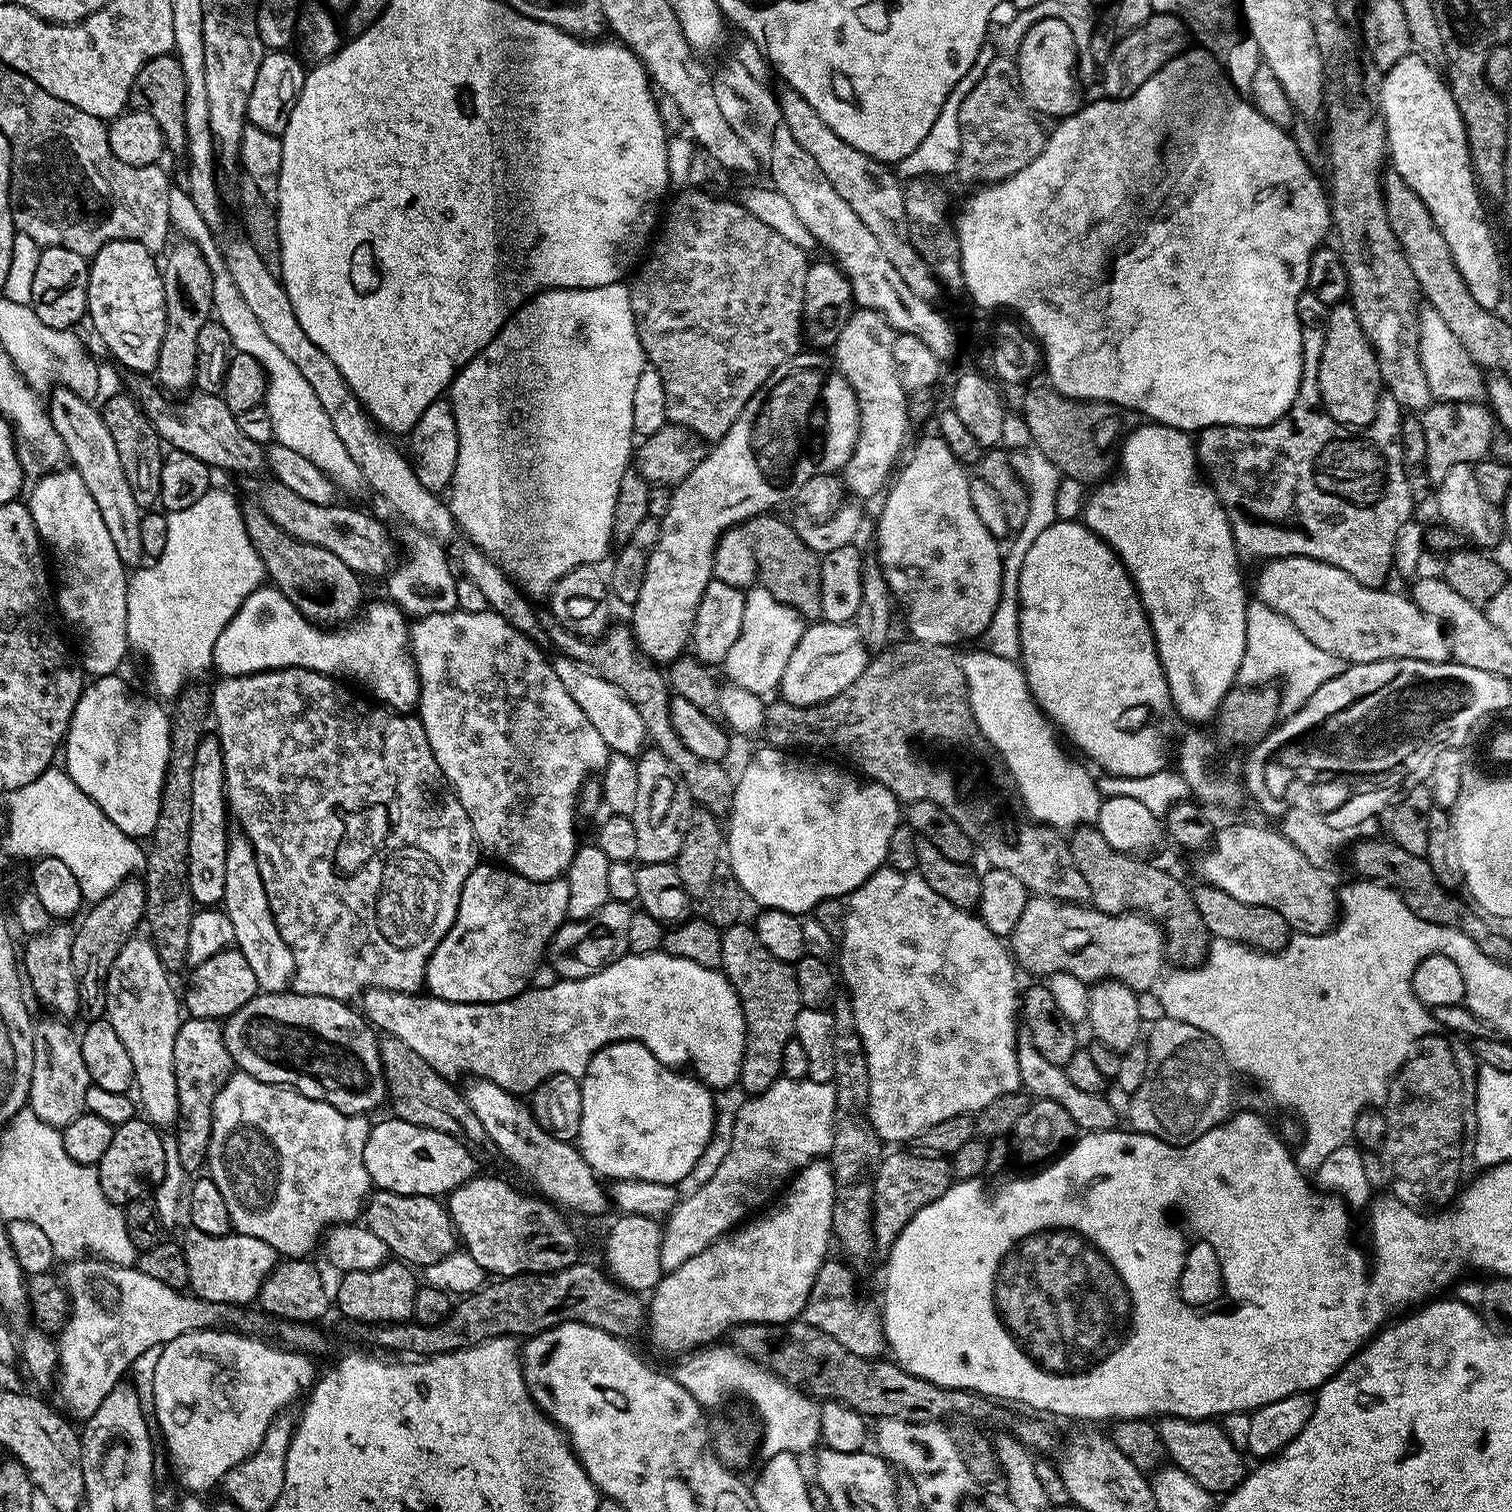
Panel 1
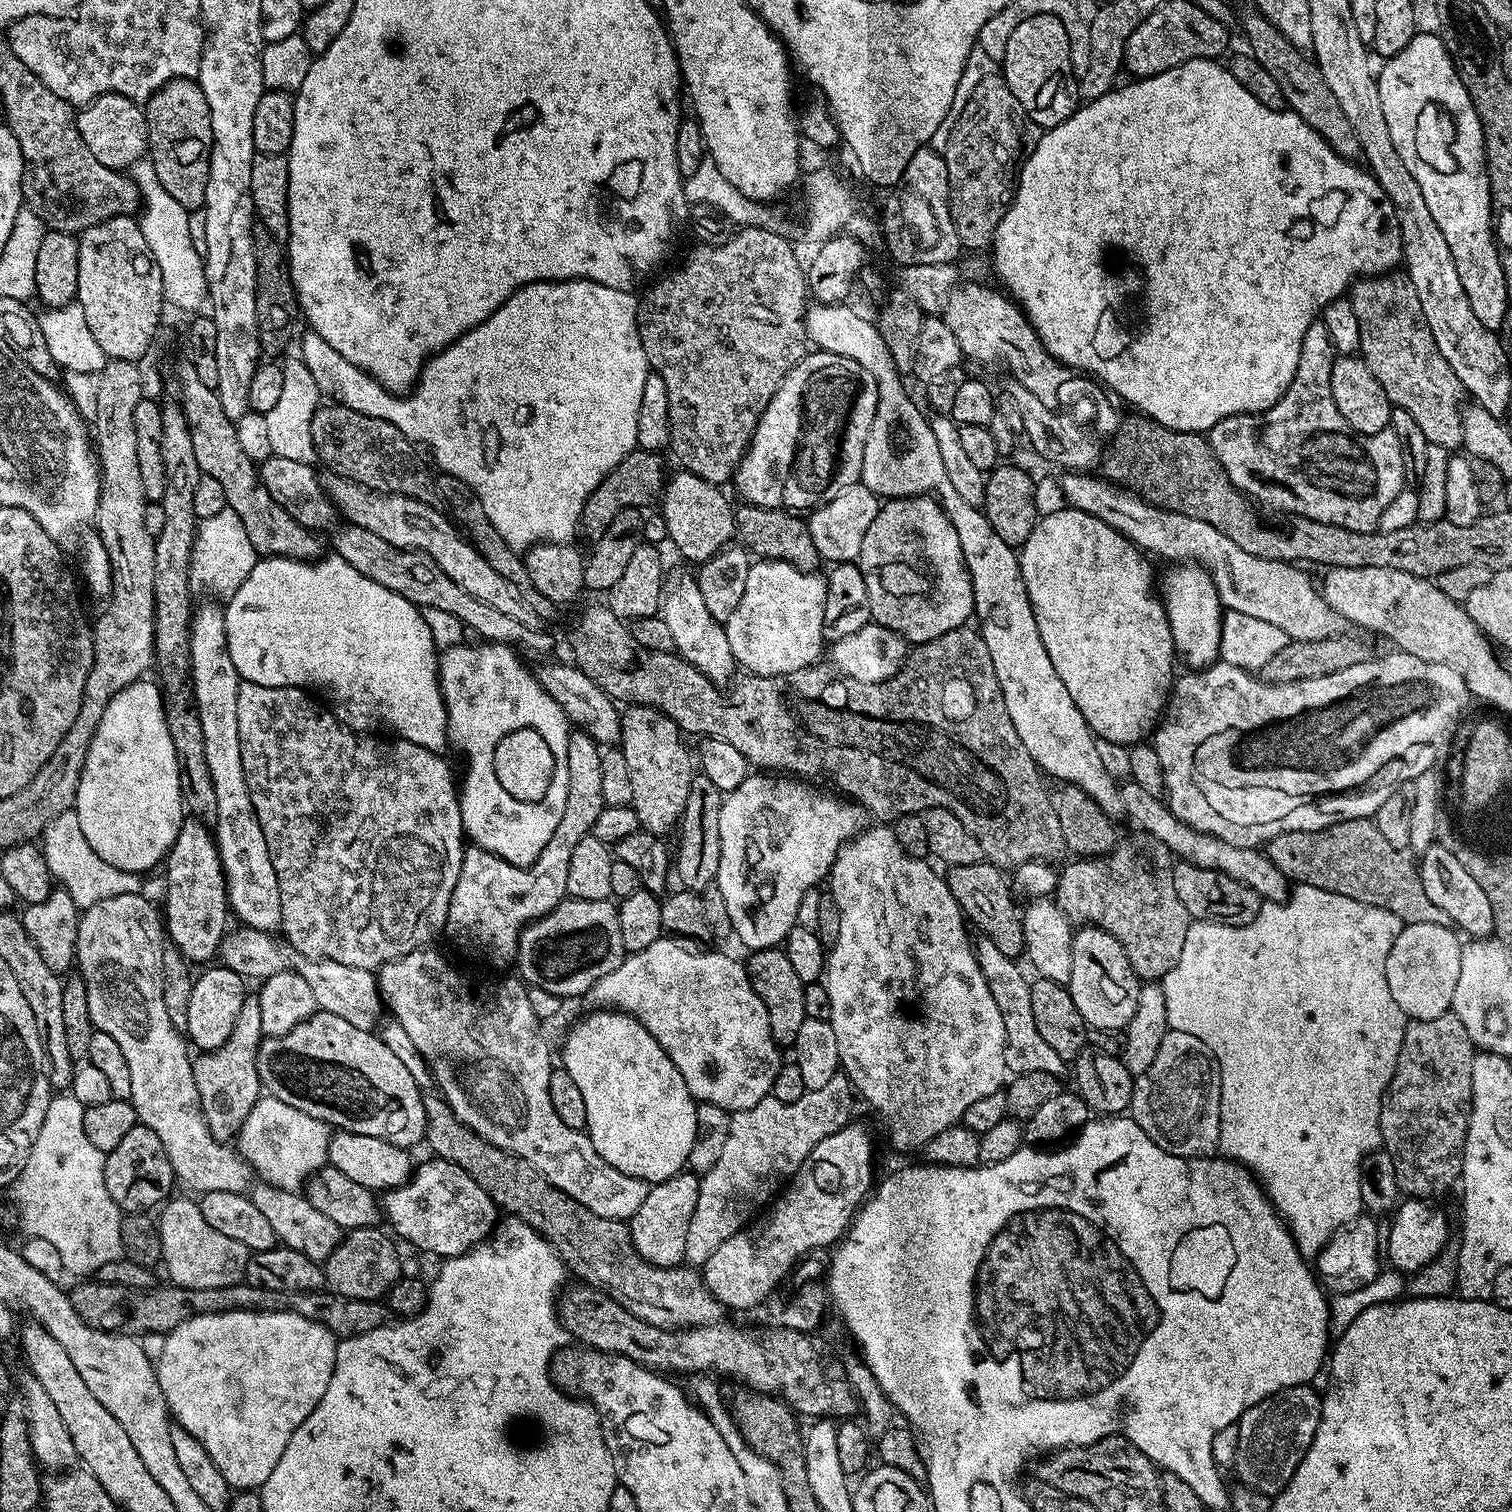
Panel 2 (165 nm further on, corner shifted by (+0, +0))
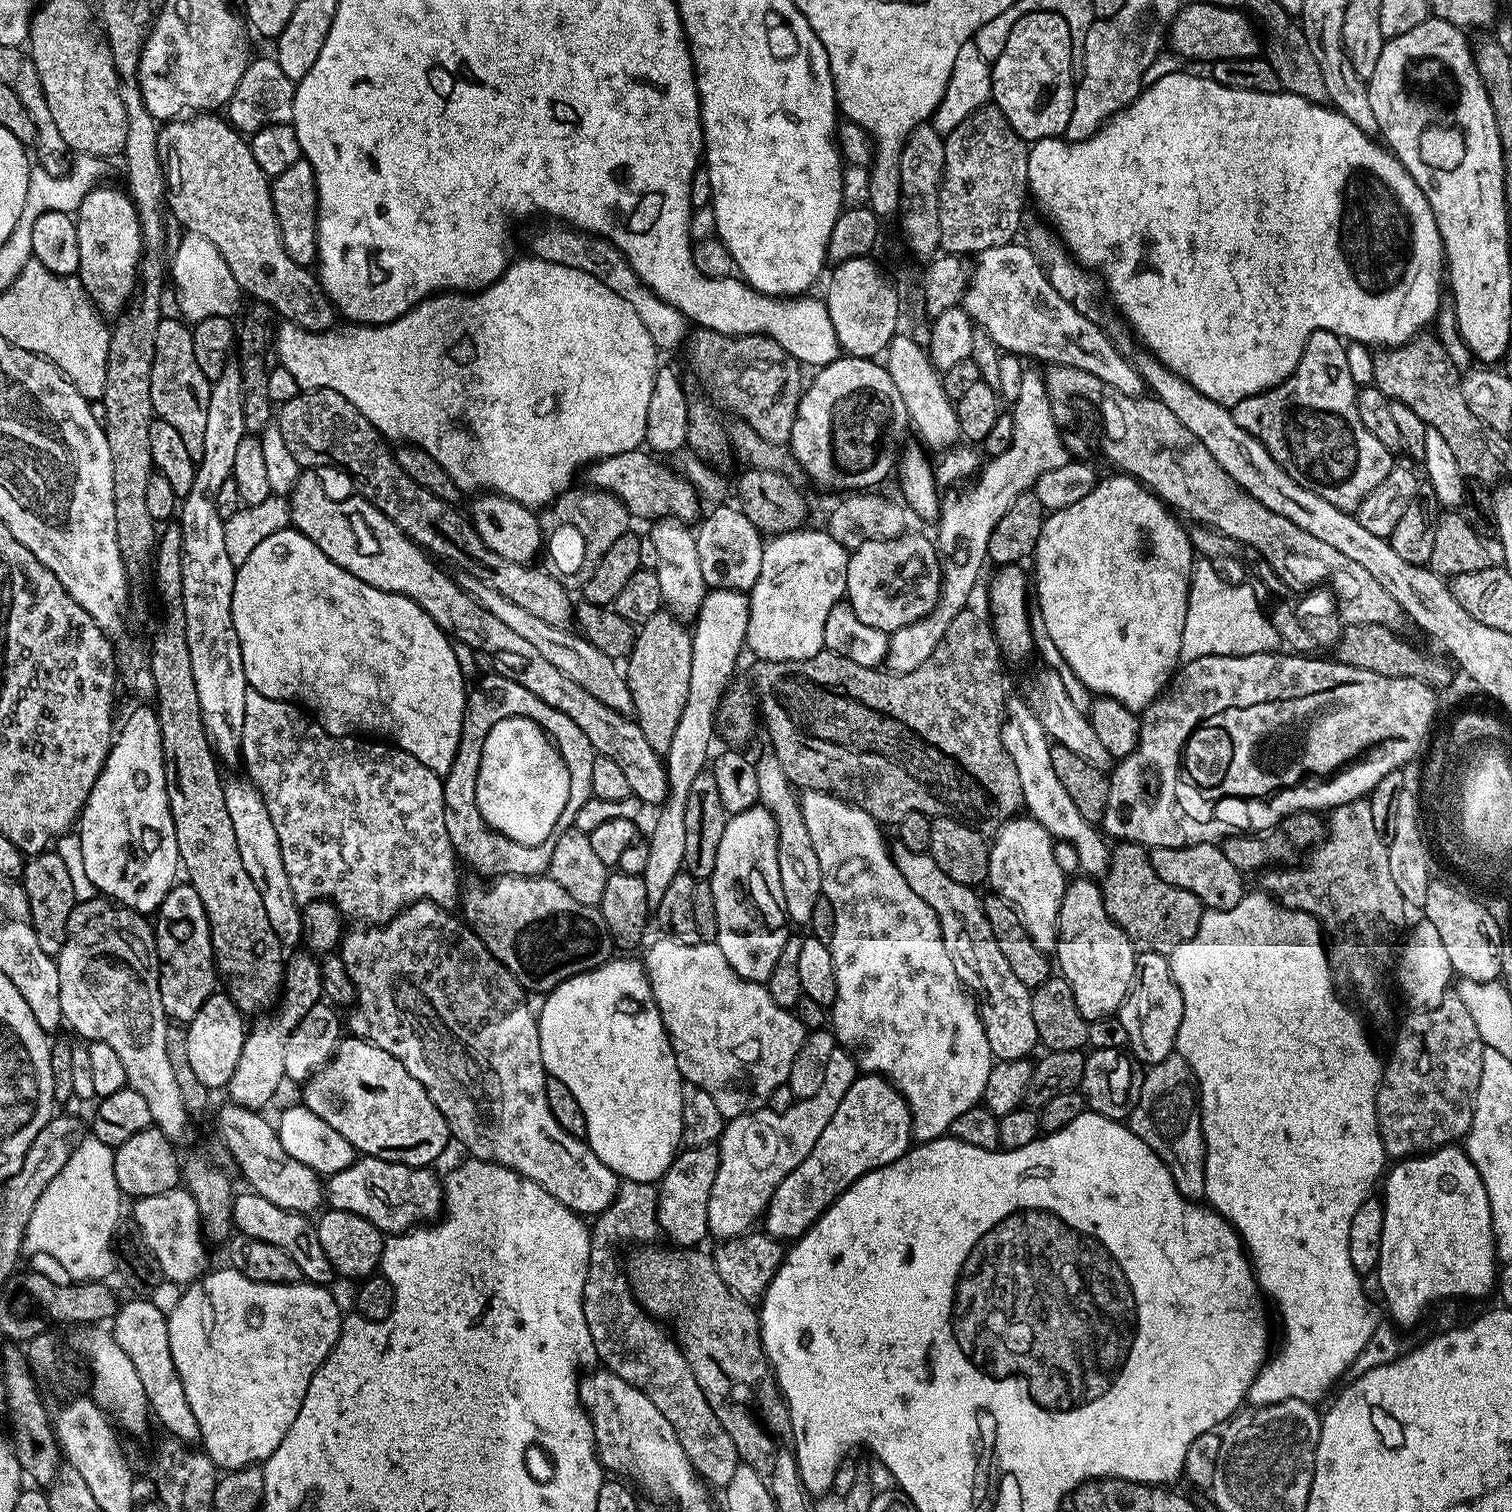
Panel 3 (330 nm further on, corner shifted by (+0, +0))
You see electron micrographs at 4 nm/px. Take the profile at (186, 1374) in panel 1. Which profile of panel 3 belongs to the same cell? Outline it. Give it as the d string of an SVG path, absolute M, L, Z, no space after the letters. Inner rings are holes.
M223 1266L215 1272L209 1270L198 1280L183 1289L180 1301L173 1306L172 1312L167 1313L168 1333L170 1334L170 1354L174 1358L174 1370L178 1370L178 1378L182 1382L182 1390L186 1390L186 1402L190 1402L190 1410L194 1410L194 1418L198 1418L198 1430L200 1431L199 1443L203 1451L216 1464L217 1469L231 1470L234 1468L250 1468L263 1465L265 1460L282 1446L282 1438L286 1438L286 1430L294 1426L294 1418L298 1418L298 1410L302 1410L302 1402L306 1398L306 1390L314 1378L314 1374L324 1364L324 1360L331 1354L332 1347L336 1345L336 1339L340 1336L342 1315L340 1316L340 1304L328 1293L327 1287L301 1282L299 1284L267 1284L266 1282L254 1282L246 1278L238 1270L231 1266Z

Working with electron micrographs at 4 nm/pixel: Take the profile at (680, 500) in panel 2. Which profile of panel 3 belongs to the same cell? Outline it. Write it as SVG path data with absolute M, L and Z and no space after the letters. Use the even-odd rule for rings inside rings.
M637 450L593 460L586 468L587 483L603 492L613 492L626 506L629 517L636 519L637 516L640 520L648 520L647 522L655 522L665 517L681 522L692 522L692 519L695 521L701 515L700 504L702 505L696 488L684 479L679 471L672 469L671 472L666 465L659 464L655 459L659 460L647 451Z

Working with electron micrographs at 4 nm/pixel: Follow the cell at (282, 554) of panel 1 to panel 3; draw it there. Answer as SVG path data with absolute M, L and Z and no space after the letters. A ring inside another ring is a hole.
M162 318L158 322L158 335L154 338L154 362L150 370L150 402L153 413L174 426L190 458L199 462L206 435L206 406L210 406L213 381L202 374L194 358L192 328L183 319L175 319Z

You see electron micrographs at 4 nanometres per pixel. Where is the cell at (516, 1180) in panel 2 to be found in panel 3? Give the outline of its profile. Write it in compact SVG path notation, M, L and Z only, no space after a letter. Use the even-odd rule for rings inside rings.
M656 1246L639 1247L628 1264L626 1262L626 1275L637 1303L646 1309L649 1316L655 1316L661 1322L676 1320L674 1339L680 1345L698 1386L702 1386L702 1394L706 1394L710 1410L714 1410L718 1422L722 1422L726 1434L730 1434L741 1461L751 1468L760 1468L760 1472L768 1472L768 1480L772 1480L772 1484L788 1484L788 1480L792 1480L792 1466L796 1463L790 1410L772 1375L772 1365L760 1341L759 1311L726 1286L708 1252L688 1250L682 1257L652 1247Z

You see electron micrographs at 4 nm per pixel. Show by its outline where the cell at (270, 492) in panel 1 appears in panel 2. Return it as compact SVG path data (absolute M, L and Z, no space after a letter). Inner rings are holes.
M344 522L341 525L332 536L332 544L330 540L331 551L346 562L350 562L350 566L354 566L358 574L366 574L366 578L378 582L378 586L386 586L386 590L394 590L394 594L406 598L421 609L434 608L444 610L447 614L454 614L464 626L471 626L478 630L481 641L509 646L521 644L528 652L551 650L550 633L539 632L539 627L523 624L518 618L510 618L496 607L474 598L474 594L466 594L466 590L462 590L462 586L458 586L458 582L454 582L442 571L442 566L438 566L438 562L434 562L434 558L430 558L424 552L394 546L385 539L378 538L378 534L370 534L370 530L362 530L362 526L357 524Z

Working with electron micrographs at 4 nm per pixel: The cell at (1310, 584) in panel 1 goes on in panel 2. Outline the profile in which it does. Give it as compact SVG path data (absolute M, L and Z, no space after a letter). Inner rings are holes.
M1068 470L1061 476L1064 477L1060 480L1060 492L1067 507L1077 508L1106 522L1145 554L1172 560L1168 562L1199 564L1211 574L1221 605L1227 611L1250 614L1250 618L1270 622L1270 626L1278 626L1278 630L1285 632L1289 640L1330 638L1345 631L1346 621L1330 602L1326 602L1317 581L1315 584L1303 567L1249 554L1242 546L1230 542L1222 530L1214 530L1210 522L1160 508L1099 475Z

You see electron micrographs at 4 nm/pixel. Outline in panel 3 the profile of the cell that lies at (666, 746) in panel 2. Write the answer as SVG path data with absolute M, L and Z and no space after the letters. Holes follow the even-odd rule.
M661 610L650 614L650 618L644 624L639 625L636 641L632 647L632 653L626 657L626 675L628 685L630 686L630 698L634 702L634 721L642 730L642 734L646 737L646 742L650 742L650 750L654 750L656 755L664 758L667 757L670 750L670 741L674 738L674 730L678 730L678 718L682 718L682 710L686 706L686 694L690 694L690 658L692 657L692 634L689 625L681 620L675 612L671 610Z

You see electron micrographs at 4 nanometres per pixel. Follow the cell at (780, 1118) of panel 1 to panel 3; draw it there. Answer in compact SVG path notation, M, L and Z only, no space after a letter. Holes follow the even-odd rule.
M837 1046L830 1054L830 1062L826 1066L826 1078L822 1081L822 1087L814 1098L798 1100L790 1110L785 1112L773 1112L765 1106L756 1112L747 1112L741 1116L731 1117L725 1123L724 1133L719 1138L718 1147L720 1157L718 1158L718 1175L714 1178L714 1187L710 1190L710 1210L708 1211L708 1231L717 1241L726 1241L743 1236L753 1227L752 1223L759 1221L764 1213L768 1211L768 1203L778 1190L782 1178L790 1174L814 1150L814 1142L822 1135L822 1130L834 1118L834 1110L838 1110L846 1090L854 1083L858 1075L858 1064L851 1051Z

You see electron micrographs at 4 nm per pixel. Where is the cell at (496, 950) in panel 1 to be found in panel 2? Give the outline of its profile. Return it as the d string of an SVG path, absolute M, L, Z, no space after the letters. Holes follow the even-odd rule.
M576 730L568 738L568 766L570 782L566 794L565 813L551 835L545 849L536 860L524 867L512 865L477 846L464 849L464 861L456 875L456 885L448 907L447 935L452 935L468 948L480 947L488 964L495 966L499 960L511 965L516 959L518 930L530 920L545 916L568 896L567 871L574 846L590 835L598 814L606 807L602 798L601 745L590 734Z

